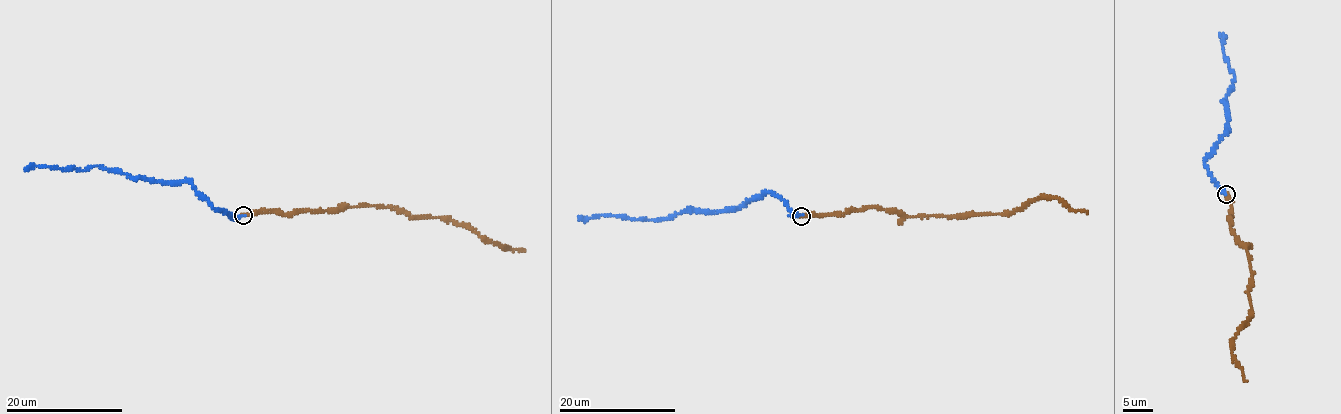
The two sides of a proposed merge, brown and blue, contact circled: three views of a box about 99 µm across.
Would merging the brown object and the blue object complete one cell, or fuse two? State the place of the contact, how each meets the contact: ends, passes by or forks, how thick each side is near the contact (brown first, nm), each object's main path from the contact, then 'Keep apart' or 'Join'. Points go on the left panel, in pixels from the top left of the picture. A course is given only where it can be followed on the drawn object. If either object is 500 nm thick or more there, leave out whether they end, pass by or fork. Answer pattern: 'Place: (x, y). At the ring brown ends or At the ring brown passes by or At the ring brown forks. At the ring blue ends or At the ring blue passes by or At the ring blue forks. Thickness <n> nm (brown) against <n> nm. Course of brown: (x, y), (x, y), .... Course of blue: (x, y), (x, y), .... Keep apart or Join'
Place: (243, 215). At the ring brown ends. At the ring blue ends. Thickness 260 nm (brown) against 280 nm. Course of brown: (244, 215), (394, 206), (413, 216), (449, 217), (475, 229), (487, 240), (512, 250), (525, 251). Course of blue: (244, 215), (214, 209), (190, 182), (131, 178), (102, 166), (77, 170), (28, 166), (24, 170). Join

